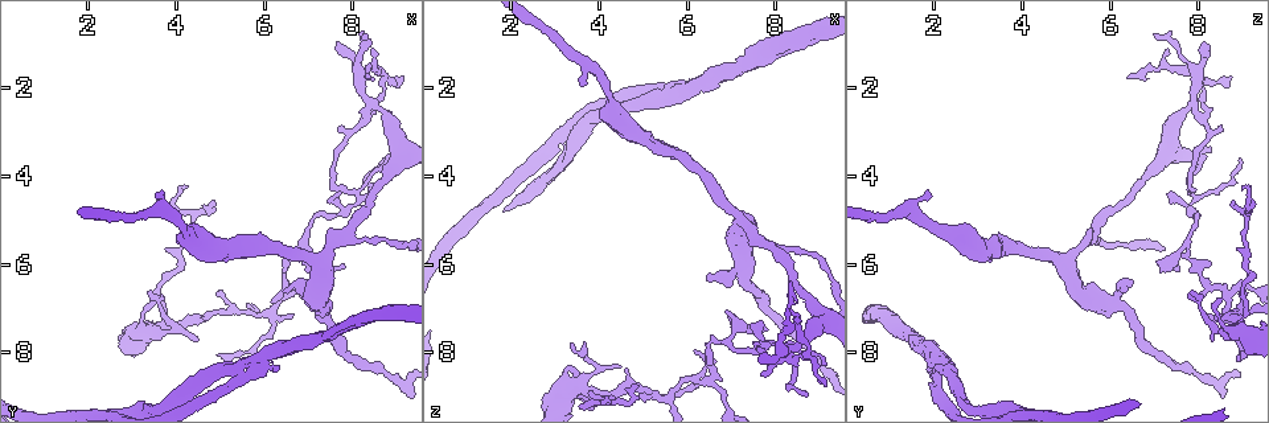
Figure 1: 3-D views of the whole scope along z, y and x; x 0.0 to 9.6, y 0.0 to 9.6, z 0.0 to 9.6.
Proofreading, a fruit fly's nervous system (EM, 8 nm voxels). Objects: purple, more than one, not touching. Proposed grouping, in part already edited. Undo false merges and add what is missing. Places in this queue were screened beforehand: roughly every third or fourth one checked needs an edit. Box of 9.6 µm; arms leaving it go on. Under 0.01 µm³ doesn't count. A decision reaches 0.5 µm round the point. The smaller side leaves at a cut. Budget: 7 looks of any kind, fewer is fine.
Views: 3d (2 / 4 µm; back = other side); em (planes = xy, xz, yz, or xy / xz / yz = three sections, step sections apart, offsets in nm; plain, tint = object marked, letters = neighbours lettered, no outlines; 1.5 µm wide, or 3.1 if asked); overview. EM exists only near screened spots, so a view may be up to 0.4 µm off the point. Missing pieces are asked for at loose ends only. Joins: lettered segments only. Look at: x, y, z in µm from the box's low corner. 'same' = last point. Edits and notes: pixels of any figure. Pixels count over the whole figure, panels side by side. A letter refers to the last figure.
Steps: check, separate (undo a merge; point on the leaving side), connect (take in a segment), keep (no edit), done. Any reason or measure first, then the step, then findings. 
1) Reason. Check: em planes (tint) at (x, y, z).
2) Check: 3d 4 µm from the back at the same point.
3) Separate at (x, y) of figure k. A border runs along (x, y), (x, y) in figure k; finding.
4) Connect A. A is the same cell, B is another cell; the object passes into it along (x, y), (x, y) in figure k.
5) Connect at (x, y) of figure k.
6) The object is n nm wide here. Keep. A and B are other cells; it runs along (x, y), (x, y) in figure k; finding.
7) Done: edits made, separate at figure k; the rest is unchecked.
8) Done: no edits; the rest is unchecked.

Abrupt turn. Check: 3d 4 µm at (4.35, 4.95, 9.10).

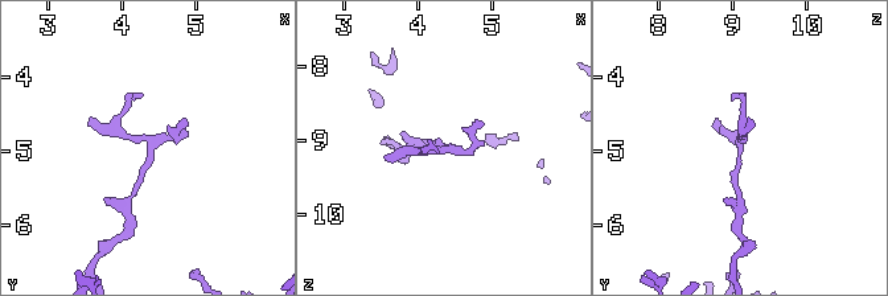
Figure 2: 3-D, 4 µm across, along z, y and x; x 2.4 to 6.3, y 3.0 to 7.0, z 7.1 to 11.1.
Check: em yz step 8 (tint) at (4.40, 4.95, 9.10).

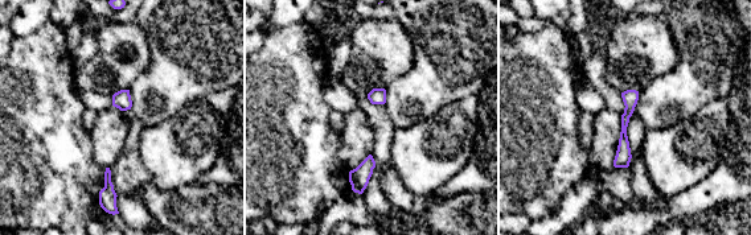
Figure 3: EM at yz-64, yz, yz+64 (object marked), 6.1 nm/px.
Check: em planes (letters) at the same point.

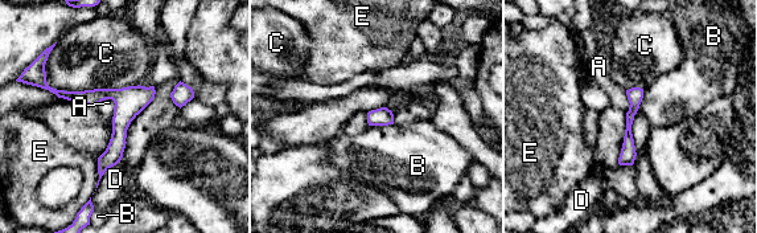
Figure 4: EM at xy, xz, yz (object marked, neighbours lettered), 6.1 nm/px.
The object is 90 nm wide here; the longest contact is with C, 600 nm. Keep. A, B, C, D and E are other cells; one neuron here.

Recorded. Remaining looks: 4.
Check: 3d 4 µm at (5.00, 8.00, 8.95).

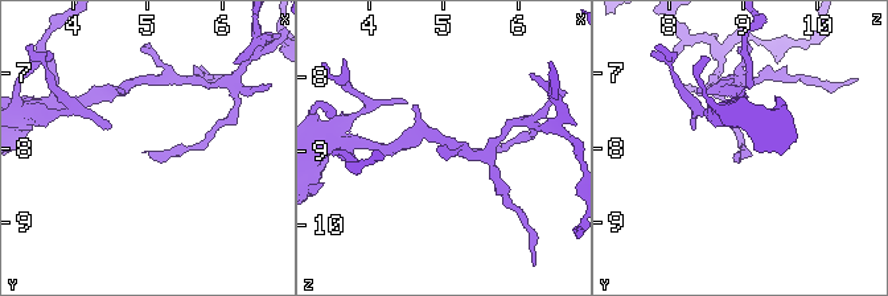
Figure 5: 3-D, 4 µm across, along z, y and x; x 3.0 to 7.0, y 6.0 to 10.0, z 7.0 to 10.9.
Check: em planes (tint) at (5.00, 8.05, 8.90).

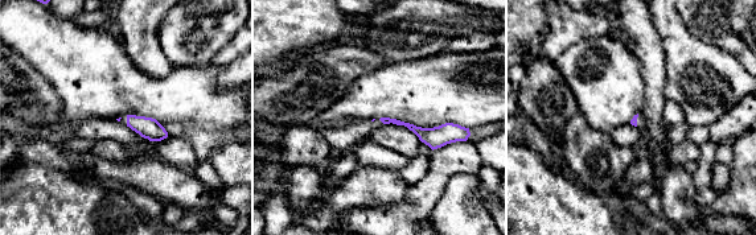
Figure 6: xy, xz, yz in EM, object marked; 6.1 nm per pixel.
What lies round it. Check: em planes (letters) at the same point.

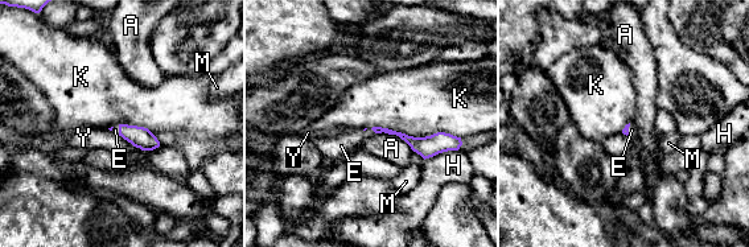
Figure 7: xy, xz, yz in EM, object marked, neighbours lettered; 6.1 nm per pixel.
Connect at (341, 145) of figure 7. E is the same cell, A, H, K, M and Y are other cells; it goes on there.

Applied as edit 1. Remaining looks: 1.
Done: edits made, connect at figure 7; the rest is unchecked.

